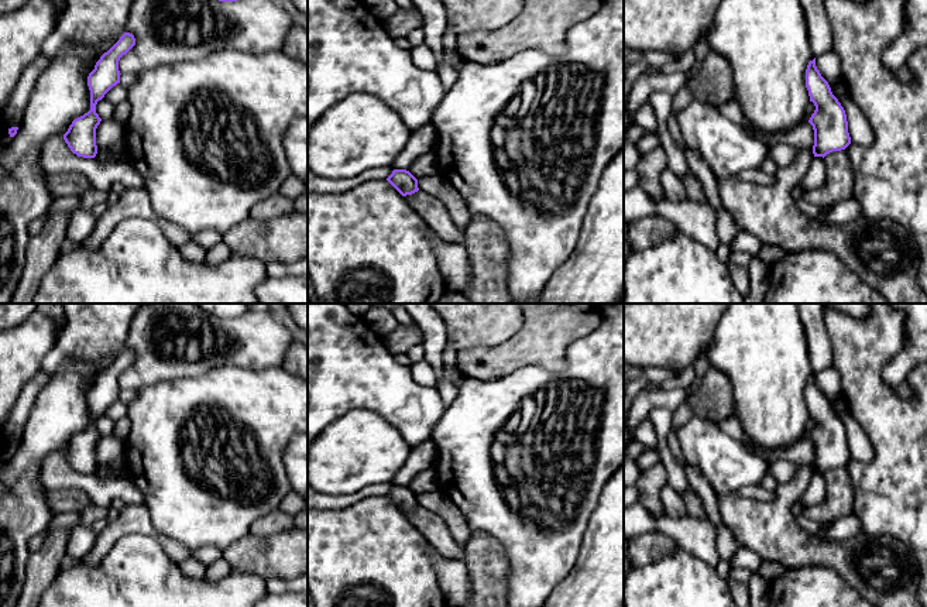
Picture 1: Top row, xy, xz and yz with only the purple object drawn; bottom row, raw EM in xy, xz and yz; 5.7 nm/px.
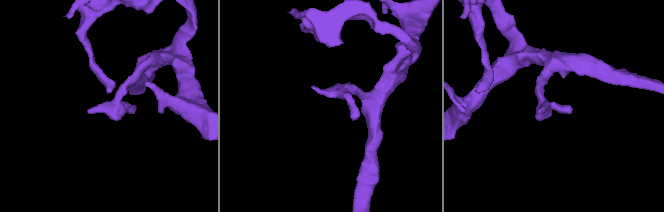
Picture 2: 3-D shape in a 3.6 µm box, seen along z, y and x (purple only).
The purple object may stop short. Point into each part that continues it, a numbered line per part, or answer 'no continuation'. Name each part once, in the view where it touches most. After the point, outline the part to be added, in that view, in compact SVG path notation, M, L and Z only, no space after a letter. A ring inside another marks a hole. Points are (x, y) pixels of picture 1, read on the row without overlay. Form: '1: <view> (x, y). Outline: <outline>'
no continuation

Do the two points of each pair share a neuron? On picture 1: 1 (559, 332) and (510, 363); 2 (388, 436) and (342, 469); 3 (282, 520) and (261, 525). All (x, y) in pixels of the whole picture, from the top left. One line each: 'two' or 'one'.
1: one
2: one
3: one

